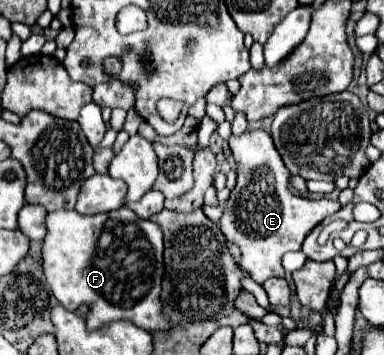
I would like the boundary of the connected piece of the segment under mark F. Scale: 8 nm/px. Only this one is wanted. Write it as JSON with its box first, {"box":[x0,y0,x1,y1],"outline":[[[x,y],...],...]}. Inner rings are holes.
{"box":[42,205,170,331],"outline":[[[122,205],[120,209],[110,213],[98,213],[86,217],[74,209],[52,211],[46,215],[46,229],[48,233],[42,243],[42,267],[46,281],[54,297],[68,311],[76,311],[76,307],[82,303],[90,307],[88,329],[96,329],[104,323],[118,319],[130,319],[146,331],[166,331],[170,327],[168,319],[164,319],[162,315],[162,301],[160,301],[164,245],[162,245],[162,231],[156,223],[140,219],[134,211]]]}

